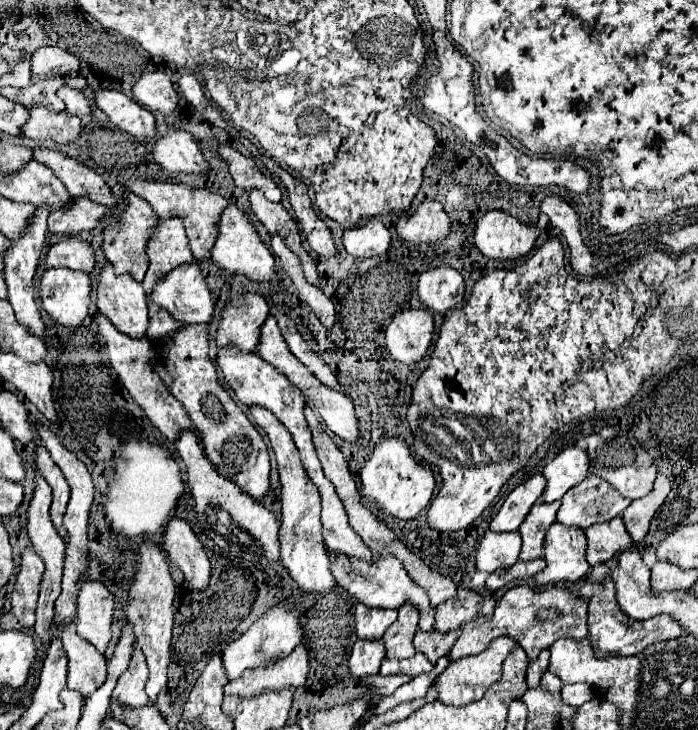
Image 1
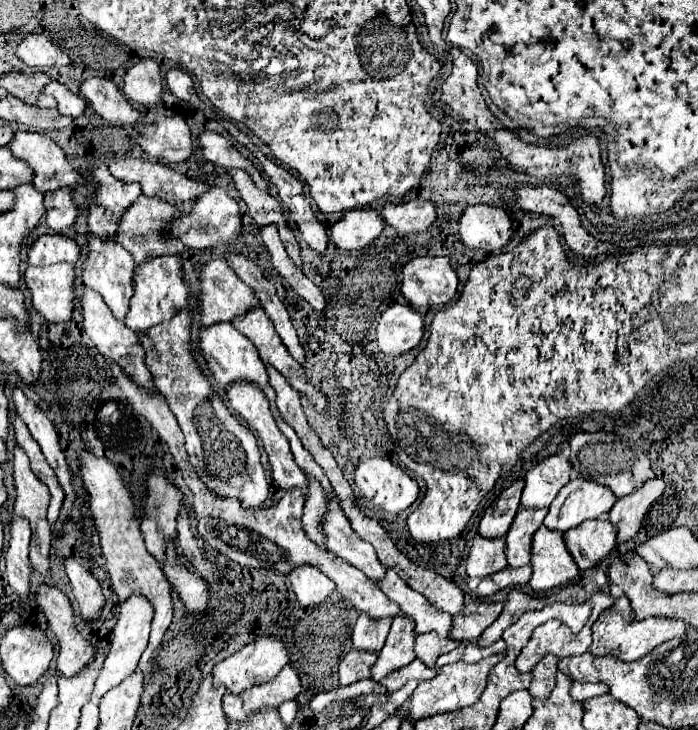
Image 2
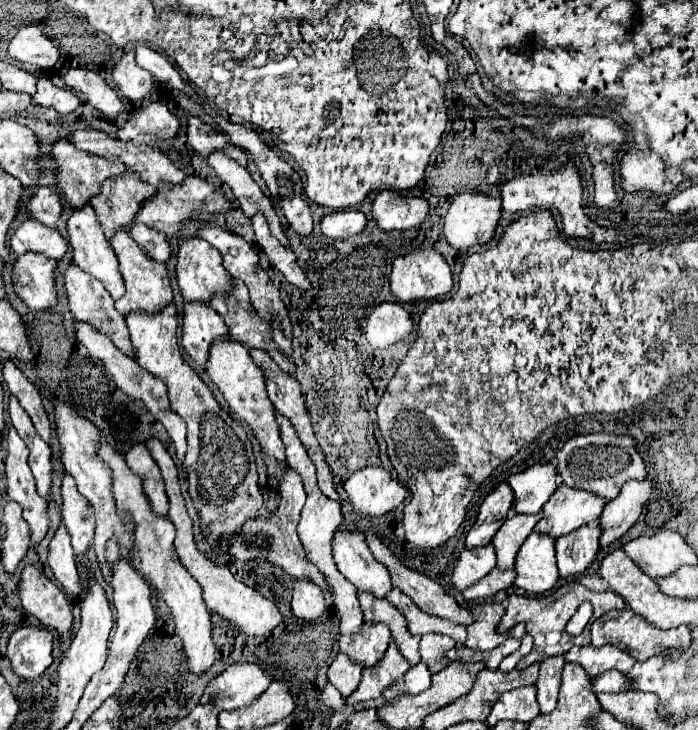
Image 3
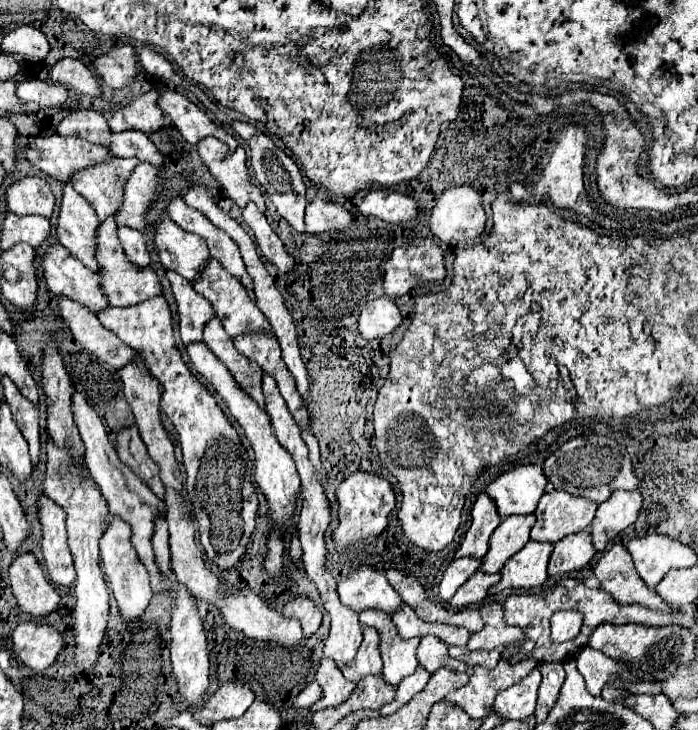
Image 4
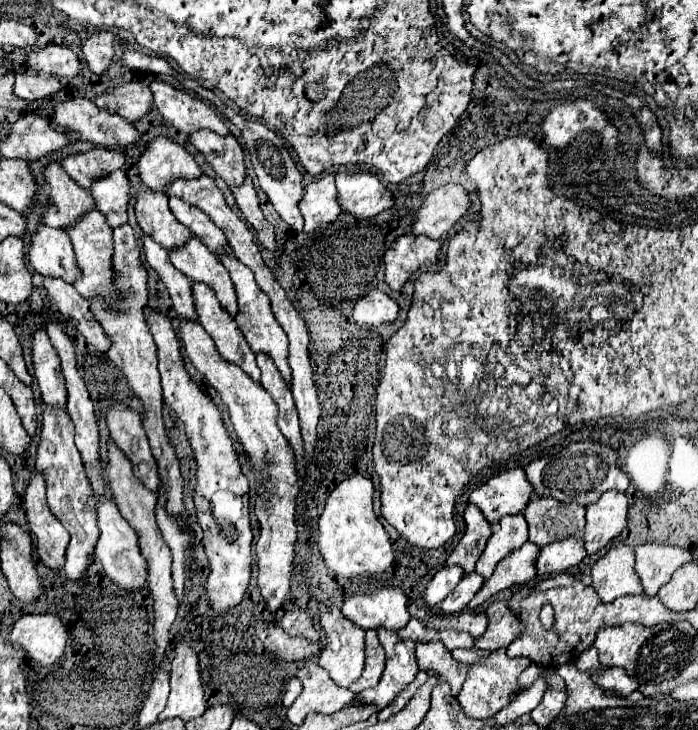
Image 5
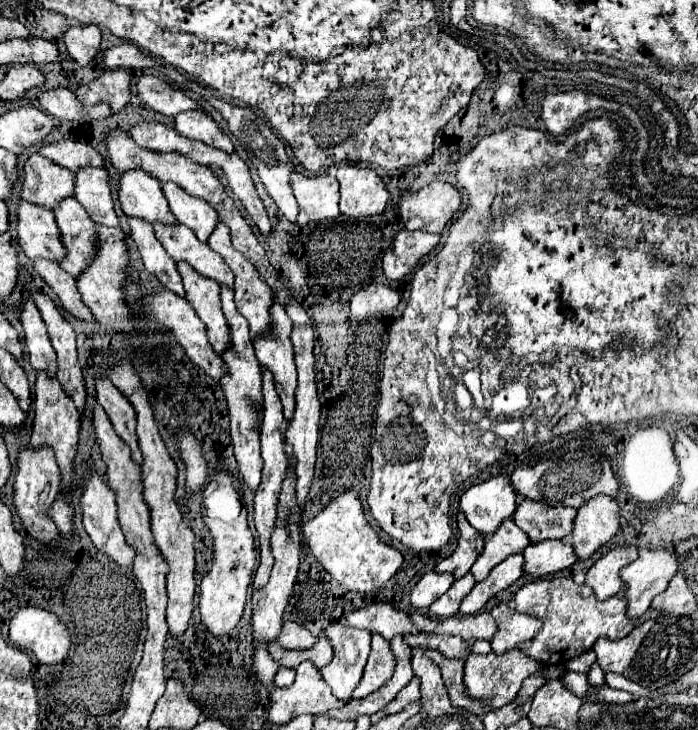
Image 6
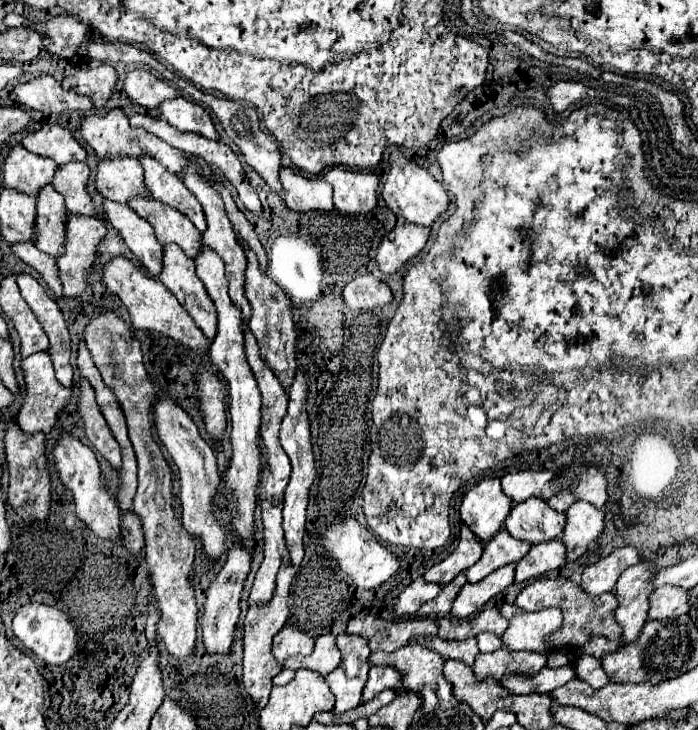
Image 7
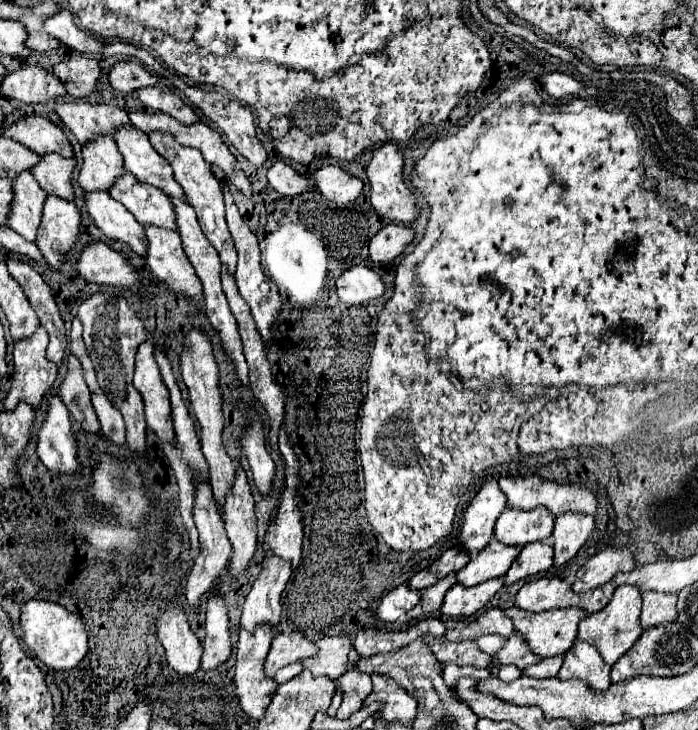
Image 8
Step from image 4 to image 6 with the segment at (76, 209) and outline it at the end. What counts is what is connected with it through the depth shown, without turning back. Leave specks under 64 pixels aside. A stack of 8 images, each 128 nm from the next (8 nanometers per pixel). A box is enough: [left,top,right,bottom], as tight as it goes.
[22,154,74,210]

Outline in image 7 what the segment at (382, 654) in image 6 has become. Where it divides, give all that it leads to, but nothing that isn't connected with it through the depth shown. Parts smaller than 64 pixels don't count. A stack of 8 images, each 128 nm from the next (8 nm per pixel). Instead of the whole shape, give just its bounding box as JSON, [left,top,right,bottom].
[362,666,400,700]

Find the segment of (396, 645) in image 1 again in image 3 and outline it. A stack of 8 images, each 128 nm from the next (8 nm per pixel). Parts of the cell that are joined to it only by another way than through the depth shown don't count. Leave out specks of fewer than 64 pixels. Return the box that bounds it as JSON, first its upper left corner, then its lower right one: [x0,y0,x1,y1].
[346,640,410,704]

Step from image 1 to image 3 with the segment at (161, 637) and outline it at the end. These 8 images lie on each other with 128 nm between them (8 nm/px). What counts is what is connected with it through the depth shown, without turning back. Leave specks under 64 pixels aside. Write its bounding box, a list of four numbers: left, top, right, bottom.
[56,402,136,584]

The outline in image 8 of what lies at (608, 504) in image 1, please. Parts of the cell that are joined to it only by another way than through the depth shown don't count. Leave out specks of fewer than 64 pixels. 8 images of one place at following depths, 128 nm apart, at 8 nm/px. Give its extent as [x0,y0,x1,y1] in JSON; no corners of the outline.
[494,508,556,548]

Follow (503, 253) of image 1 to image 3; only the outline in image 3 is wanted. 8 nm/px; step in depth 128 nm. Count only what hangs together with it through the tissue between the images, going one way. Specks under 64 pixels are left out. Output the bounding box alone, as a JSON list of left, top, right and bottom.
[444,192,502,250]

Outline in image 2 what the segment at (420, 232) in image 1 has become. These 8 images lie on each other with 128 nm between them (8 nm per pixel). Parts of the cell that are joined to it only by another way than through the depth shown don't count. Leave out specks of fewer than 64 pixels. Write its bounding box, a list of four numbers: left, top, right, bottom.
[382,200,436,234]

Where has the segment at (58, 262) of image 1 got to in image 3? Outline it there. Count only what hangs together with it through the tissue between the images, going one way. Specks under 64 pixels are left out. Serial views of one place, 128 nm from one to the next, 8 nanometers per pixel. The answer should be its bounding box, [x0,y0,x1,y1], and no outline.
[10,220,68,260]

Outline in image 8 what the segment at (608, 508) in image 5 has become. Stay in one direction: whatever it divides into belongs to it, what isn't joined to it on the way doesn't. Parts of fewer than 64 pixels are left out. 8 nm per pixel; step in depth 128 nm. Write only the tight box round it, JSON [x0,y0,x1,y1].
[554,512,594,566]

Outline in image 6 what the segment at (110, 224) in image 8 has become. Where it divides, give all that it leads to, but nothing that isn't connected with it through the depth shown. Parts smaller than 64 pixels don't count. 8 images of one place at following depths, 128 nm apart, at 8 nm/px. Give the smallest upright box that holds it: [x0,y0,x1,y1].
[130,218,184,296]

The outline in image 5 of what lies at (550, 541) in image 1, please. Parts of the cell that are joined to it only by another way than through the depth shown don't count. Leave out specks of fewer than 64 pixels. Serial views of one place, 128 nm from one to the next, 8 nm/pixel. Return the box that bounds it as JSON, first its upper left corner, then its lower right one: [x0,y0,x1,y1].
[468,542,540,608]

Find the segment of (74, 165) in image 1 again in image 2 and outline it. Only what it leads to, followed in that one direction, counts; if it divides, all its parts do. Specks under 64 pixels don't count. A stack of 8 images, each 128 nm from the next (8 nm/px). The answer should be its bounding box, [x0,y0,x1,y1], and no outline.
[8,130,88,192]

